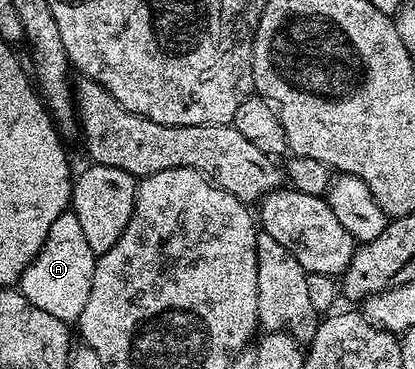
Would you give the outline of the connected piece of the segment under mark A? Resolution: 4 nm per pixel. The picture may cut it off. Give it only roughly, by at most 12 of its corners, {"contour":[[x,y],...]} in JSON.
{"contour":[[61,211],[20,276],[32,305],[70,324],[97,255]]}

